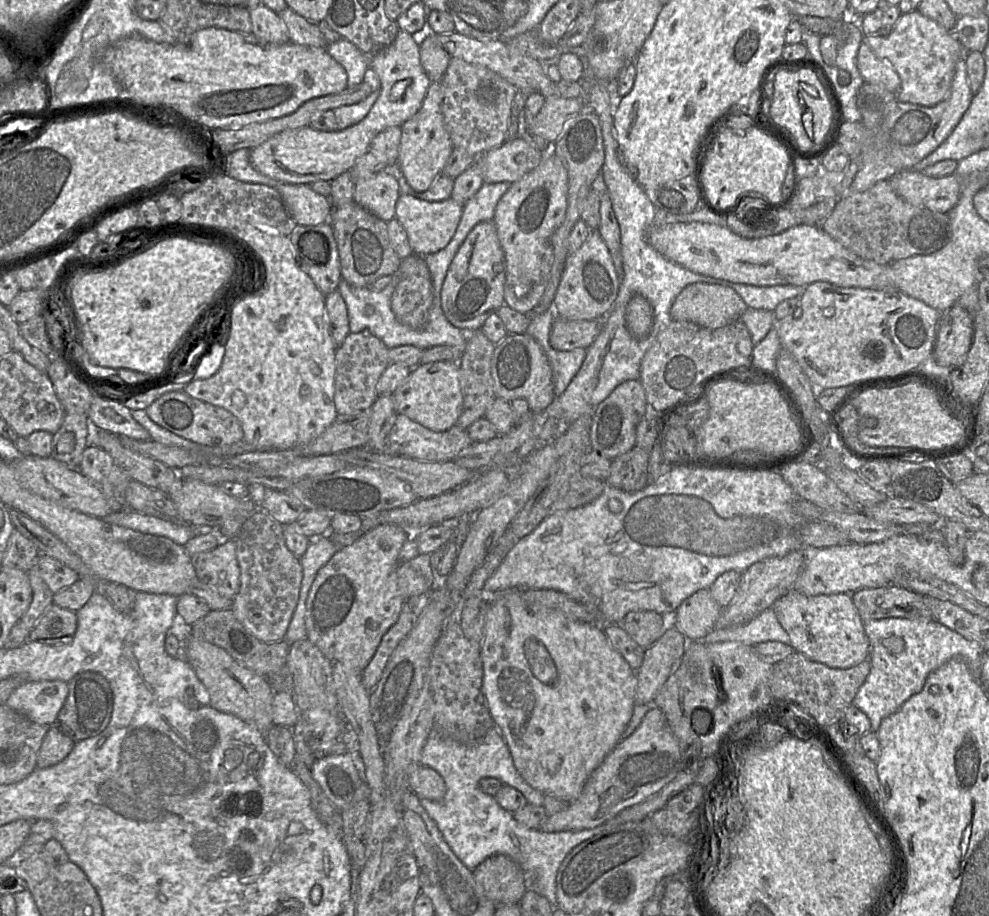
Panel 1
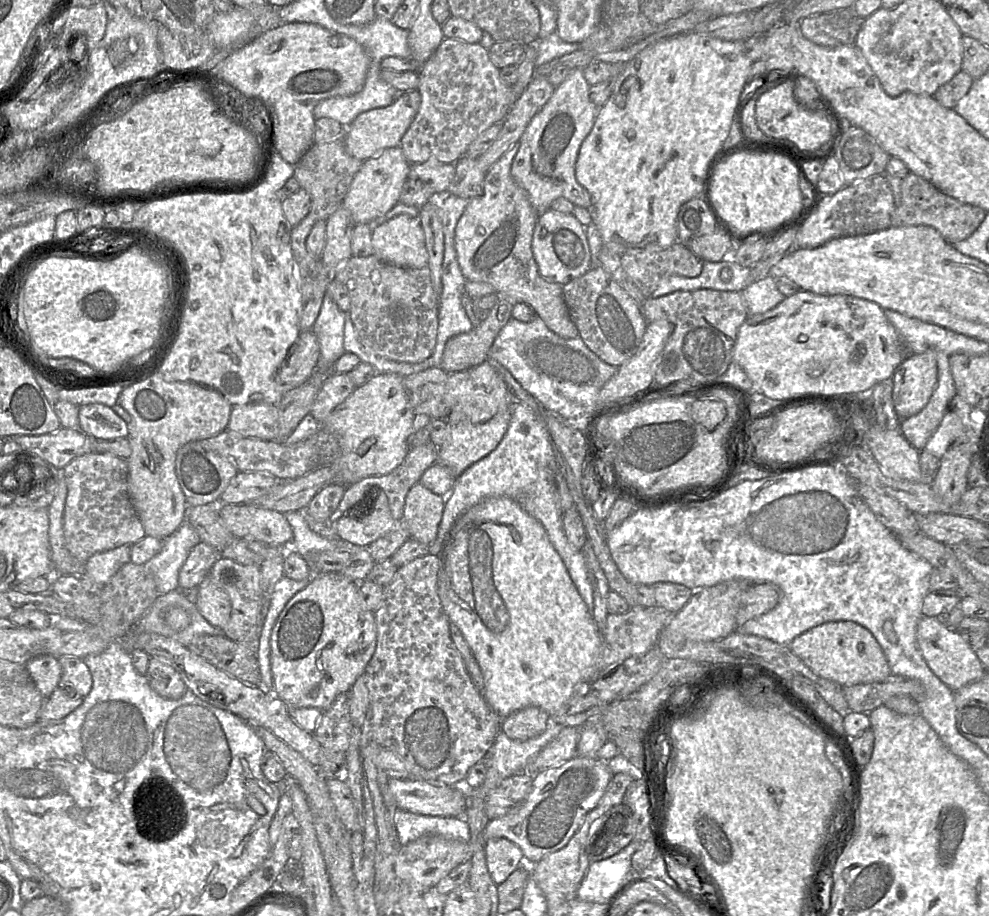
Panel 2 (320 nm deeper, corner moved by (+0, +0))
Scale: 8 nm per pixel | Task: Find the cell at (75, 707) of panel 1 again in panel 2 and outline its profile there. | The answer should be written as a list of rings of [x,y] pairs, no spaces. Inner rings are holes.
[[[61,656],[58,660],[61,666],[58,686],[67,692],[86,697],[92,689],[92,675],[84,660],[76,656]]]

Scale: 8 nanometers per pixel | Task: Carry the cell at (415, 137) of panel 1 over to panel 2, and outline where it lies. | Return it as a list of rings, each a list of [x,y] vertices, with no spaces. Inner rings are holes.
[[[400,146],[384,149],[363,161],[342,202],[356,225],[369,223],[399,202],[401,189],[409,176],[410,168],[411,163],[405,158]]]

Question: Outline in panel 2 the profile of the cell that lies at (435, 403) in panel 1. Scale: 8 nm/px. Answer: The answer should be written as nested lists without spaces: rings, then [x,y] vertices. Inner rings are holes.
[[[397,373],[377,374],[360,385],[327,417],[322,427],[334,433],[339,442],[339,454],[330,464],[338,471],[338,481],[346,486],[370,476],[386,475],[397,468],[409,453],[407,439],[411,433],[415,413],[409,403],[403,376]]]

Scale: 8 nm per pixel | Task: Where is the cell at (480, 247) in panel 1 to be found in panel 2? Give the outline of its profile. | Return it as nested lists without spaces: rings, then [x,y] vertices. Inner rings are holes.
[[[519,141],[513,144],[486,172],[483,192],[469,199],[455,228],[455,249],[458,263],[466,280],[485,282],[493,286],[497,295],[513,305],[524,303],[558,336],[571,339],[579,336],[563,298],[562,285],[549,282],[540,273],[532,252],[532,237],[539,214],[532,207],[527,192],[511,175],[511,166],[519,150]]]

